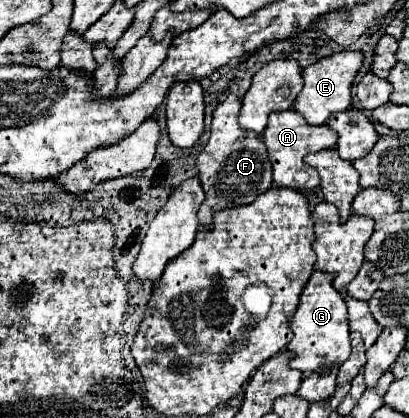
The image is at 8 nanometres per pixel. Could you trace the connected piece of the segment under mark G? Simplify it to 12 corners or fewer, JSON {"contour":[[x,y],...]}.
{"contour":[[316,270],[290,320],[292,368],[322,372],[352,350],[334,274]]}

